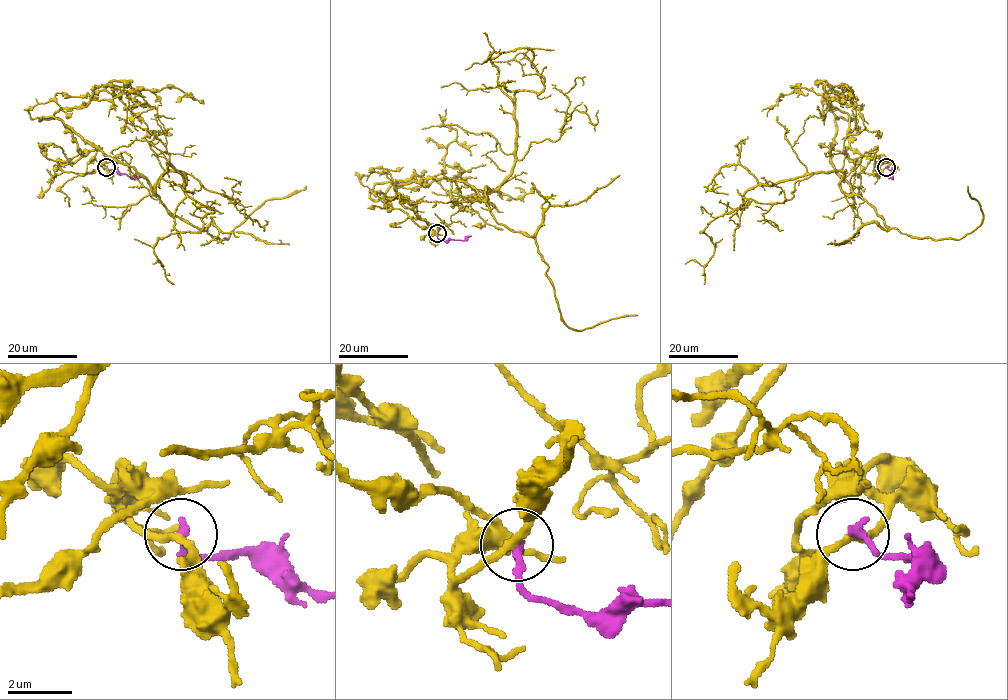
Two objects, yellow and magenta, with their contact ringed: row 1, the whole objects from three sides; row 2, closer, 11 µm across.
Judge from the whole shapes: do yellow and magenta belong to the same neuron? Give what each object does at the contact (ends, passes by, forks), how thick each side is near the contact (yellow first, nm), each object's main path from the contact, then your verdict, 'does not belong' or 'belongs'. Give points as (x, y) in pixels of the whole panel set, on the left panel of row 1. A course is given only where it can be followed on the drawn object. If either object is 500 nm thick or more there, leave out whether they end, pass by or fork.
yellow passes by; magenta ends there; 240 nm thick on the yellow side, 280 nm on the other; yellow runs (107, 167), (64, 171), (77, 141), (40, 120), (155, 195), (180, 171), (213, 208), (153, 263); magenta runs (107, 167), (132, 178), (140, 176); does not belong

